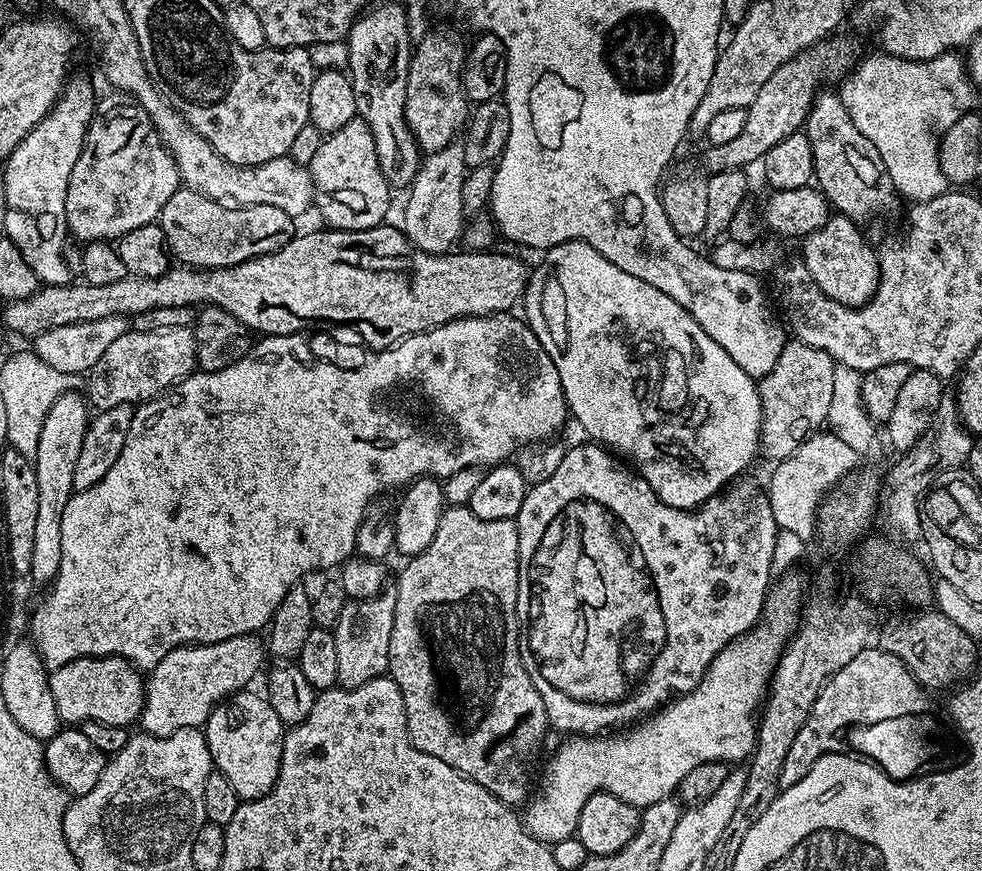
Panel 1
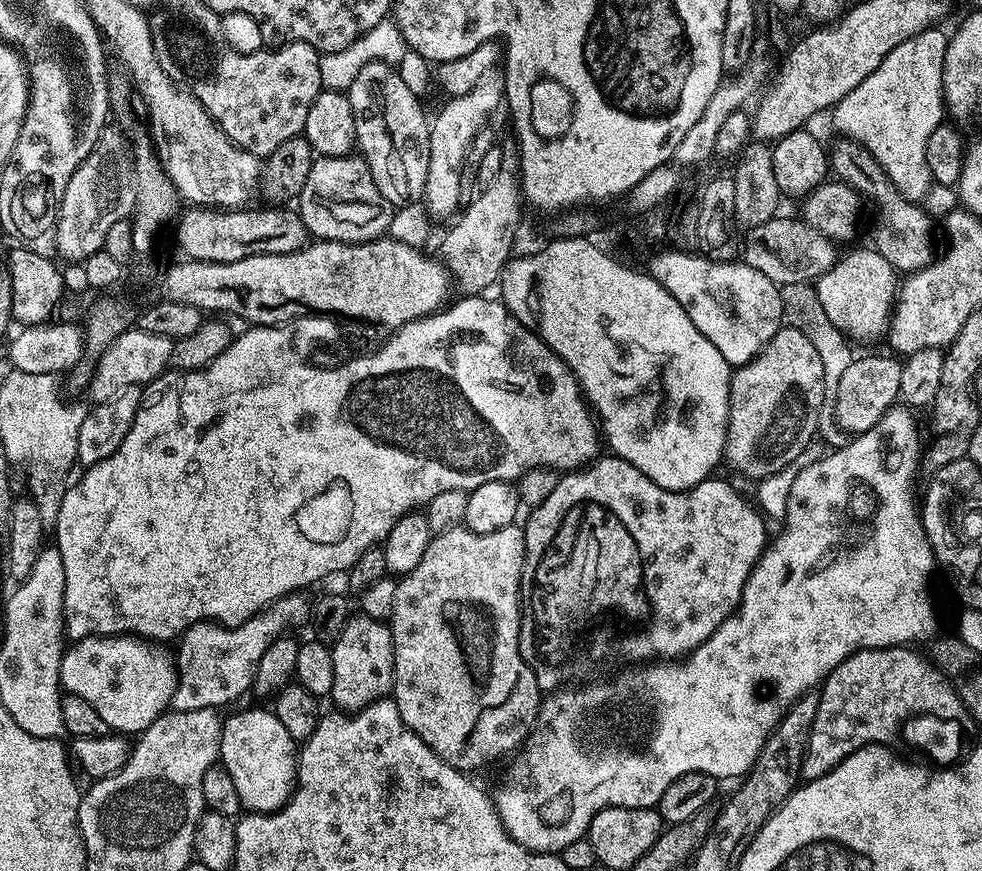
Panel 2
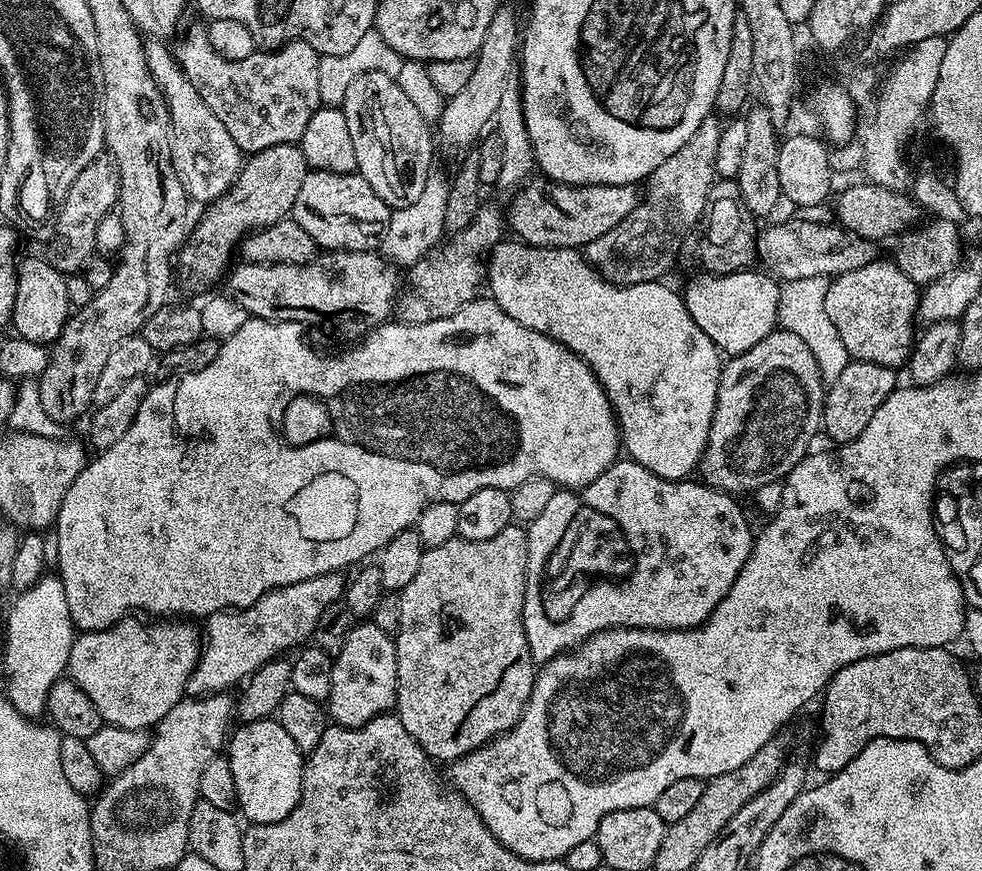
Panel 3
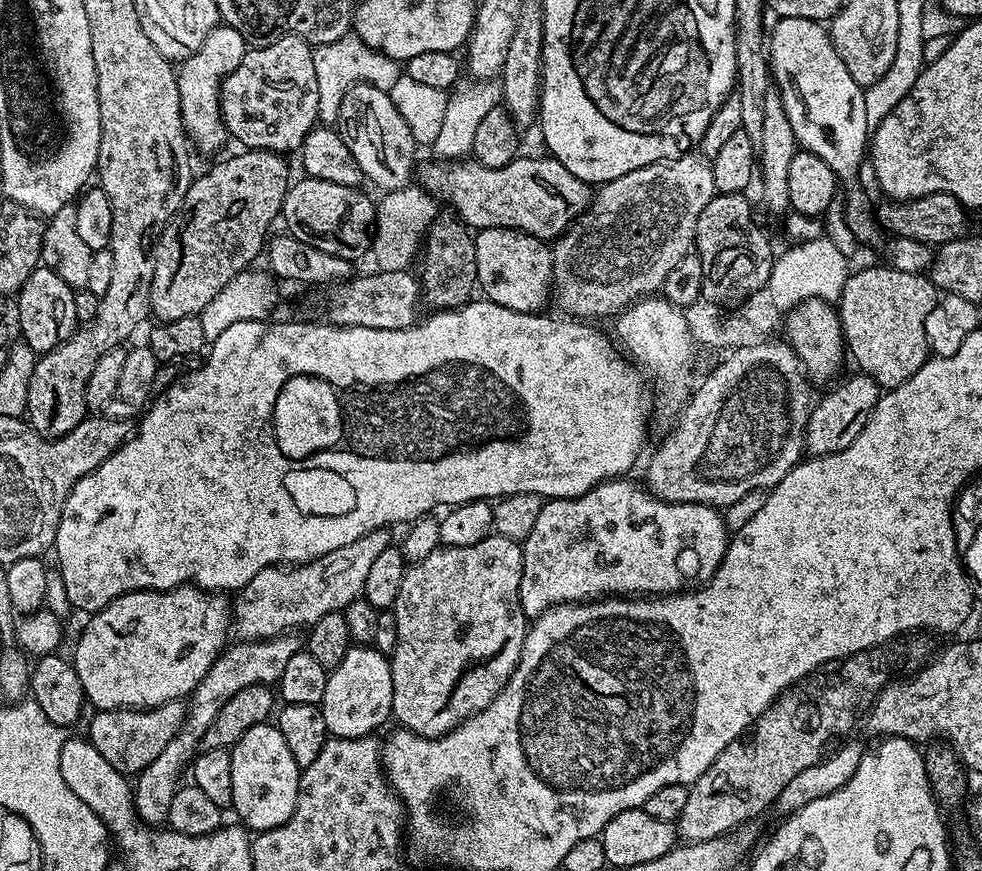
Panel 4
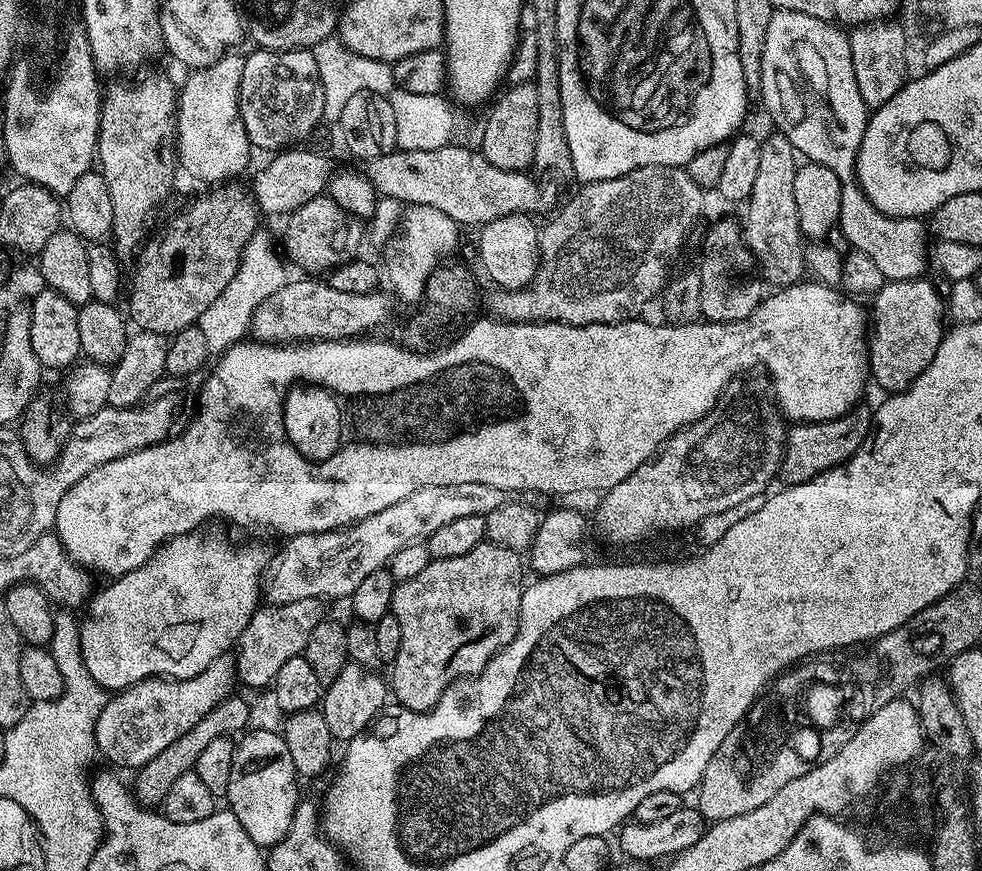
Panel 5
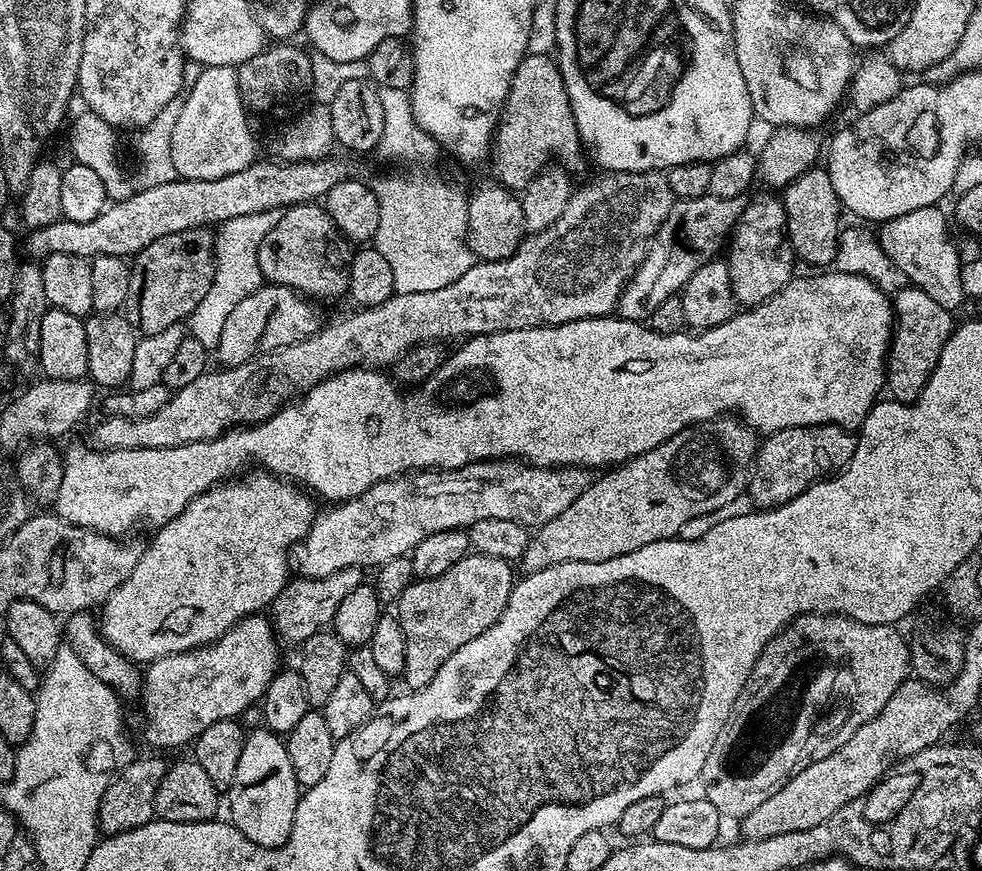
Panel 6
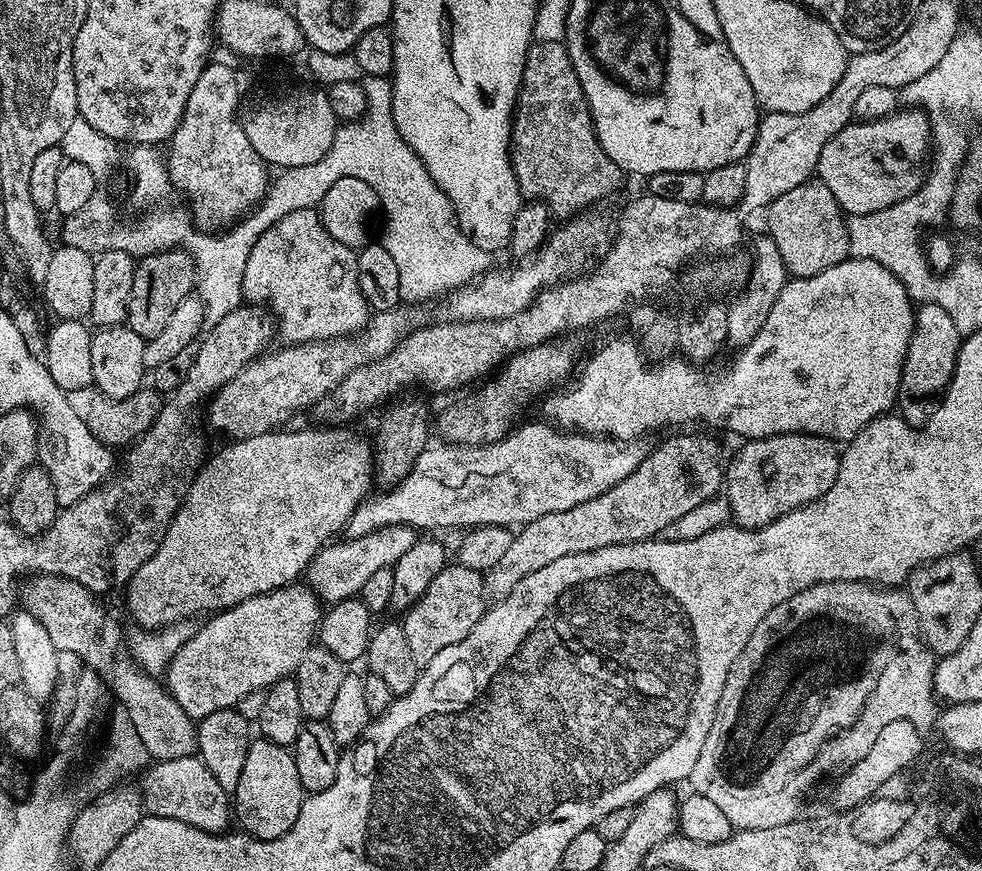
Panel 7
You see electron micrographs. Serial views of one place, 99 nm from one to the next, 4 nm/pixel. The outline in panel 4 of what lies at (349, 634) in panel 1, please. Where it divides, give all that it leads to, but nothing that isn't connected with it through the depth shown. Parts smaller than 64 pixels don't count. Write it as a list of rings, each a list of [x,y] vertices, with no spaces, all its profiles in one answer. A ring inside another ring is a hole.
[[[356,644],[346,650],[346,658],[338,662],[338,666],[328,673],[326,694],[322,694],[319,704],[322,718],[326,718],[329,737],[341,740],[342,738],[362,738],[371,736],[383,726],[392,716],[392,703],[394,702],[394,678],[392,677],[392,662],[385,653],[379,652],[375,646]]]

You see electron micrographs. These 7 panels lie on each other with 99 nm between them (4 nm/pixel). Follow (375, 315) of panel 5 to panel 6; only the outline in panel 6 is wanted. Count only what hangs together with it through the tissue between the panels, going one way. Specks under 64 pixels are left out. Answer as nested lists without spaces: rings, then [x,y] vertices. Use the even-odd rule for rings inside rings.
[[[261,284],[254,294],[242,298],[242,302],[238,302],[238,306],[234,306],[233,312],[226,318],[214,350],[215,359],[217,356],[223,367],[237,368],[247,360],[257,359],[261,353],[310,338],[322,327],[322,320],[316,317],[312,307],[314,304],[311,299],[301,296],[293,288],[287,288],[285,284]]]

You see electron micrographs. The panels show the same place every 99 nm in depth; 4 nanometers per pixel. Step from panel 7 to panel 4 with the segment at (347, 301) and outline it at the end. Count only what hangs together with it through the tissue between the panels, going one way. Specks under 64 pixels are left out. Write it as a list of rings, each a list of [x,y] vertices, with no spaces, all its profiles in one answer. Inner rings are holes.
[[[305,175],[304,180],[297,184],[293,183],[284,195],[284,207],[282,209],[282,220],[288,223],[287,231],[299,240],[318,242],[320,247],[333,252],[335,256],[345,255],[346,246],[364,246],[369,243],[367,231],[353,237],[350,235],[347,208],[354,207],[358,214],[371,213],[374,208],[374,200],[364,193],[360,188],[350,186],[338,186],[338,182],[326,182],[310,175]]]

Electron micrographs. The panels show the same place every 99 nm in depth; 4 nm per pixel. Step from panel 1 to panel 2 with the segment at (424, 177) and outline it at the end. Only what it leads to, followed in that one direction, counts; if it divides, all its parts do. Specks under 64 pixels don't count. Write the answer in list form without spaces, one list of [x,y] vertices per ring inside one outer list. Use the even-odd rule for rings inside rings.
[[[487,80],[470,90],[466,95],[451,97],[444,108],[433,117],[429,132],[430,163],[427,171],[426,186],[421,196],[421,203],[431,221],[449,221],[461,207],[464,195],[460,192],[460,172],[469,149],[470,142],[478,130],[487,125],[490,114],[503,103],[503,85]]]

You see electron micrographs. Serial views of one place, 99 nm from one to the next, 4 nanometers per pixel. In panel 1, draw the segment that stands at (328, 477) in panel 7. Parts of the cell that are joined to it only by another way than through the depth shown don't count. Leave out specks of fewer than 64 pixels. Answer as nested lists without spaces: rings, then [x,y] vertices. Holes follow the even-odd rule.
[[[83,656],[49,675],[50,694],[57,714],[68,726],[83,725],[86,720],[97,720],[115,728],[137,723],[144,705],[145,681],[141,673],[120,656]]]

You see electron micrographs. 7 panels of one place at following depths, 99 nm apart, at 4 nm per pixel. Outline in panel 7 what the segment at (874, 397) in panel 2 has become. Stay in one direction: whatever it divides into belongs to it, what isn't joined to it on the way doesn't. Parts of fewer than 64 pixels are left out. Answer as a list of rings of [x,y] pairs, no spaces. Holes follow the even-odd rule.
[[[783,432],[777,436],[763,436],[757,440],[744,440],[736,461],[726,468],[726,495],[729,498],[731,519],[741,528],[761,528],[826,494],[838,478],[841,449],[837,441],[824,436],[811,436],[805,432]]]

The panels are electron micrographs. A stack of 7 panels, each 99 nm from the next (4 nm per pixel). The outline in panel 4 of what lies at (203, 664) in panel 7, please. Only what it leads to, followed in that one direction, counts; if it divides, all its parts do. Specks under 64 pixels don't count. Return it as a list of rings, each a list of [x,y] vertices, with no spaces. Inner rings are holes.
[[[168,700],[155,706],[100,710],[95,715],[86,732],[87,739],[91,740],[98,754],[102,754],[102,758],[106,758],[106,762],[114,766],[114,770],[138,774],[143,768],[150,766],[150,762],[154,762],[154,758],[158,758],[158,754],[166,750],[170,738],[178,734],[184,724],[186,708],[180,700]]]

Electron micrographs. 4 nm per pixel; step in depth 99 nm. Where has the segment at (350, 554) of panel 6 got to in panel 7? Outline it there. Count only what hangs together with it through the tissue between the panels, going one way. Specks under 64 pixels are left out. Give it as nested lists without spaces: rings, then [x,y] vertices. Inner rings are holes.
[[[521,423],[515,430],[509,432],[508,435],[493,444],[449,446],[447,443],[440,442],[437,448],[435,446],[425,448],[422,454],[418,454],[418,458],[414,462],[414,470],[410,470],[410,474],[406,474],[406,478],[402,478],[402,482],[398,486],[376,494],[380,496],[375,496],[375,494],[369,495],[356,507],[354,514],[348,520],[347,535],[349,537],[365,536],[379,528],[389,528],[390,526],[398,526],[399,524],[404,524],[407,528],[417,530],[423,530],[423,528],[460,528],[459,530],[467,530],[469,528],[476,528],[480,524],[523,526],[534,522],[534,518],[542,518],[542,514],[558,514],[558,510],[570,510],[582,502],[590,502],[590,498],[598,498],[598,494],[606,494],[606,490],[618,486],[618,482],[622,482],[622,478],[634,474],[634,470],[638,470],[638,466],[644,461],[644,457],[650,451],[649,445],[644,445],[644,442],[641,442],[639,439],[614,440],[611,436],[589,436],[579,430],[561,430],[551,423],[543,423],[524,425]]]

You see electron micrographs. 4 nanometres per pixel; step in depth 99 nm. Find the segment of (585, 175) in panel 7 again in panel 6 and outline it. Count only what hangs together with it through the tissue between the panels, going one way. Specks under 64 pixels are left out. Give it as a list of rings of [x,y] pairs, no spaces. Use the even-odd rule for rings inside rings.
[[[525,55],[512,79],[512,88],[500,109],[500,120],[490,145],[490,165],[495,183],[520,194],[530,181],[555,158],[568,172],[576,174],[586,164],[578,126],[570,106],[560,65],[551,55]]]

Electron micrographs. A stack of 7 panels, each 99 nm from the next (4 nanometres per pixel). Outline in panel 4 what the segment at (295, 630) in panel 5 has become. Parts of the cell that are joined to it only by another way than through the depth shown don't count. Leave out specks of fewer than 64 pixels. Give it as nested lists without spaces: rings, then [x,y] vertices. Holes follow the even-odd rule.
[[[281,634],[234,644],[221,652],[220,657],[213,662],[210,670],[202,678],[196,691],[192,693],[190,697],[192,705],[190,703],[187,705],[184,724],[178,730],[178,734],[174,734],[166,750],[162,750],[162,754],[158,754],[158,758],[154,758],[154,762],[150,762],[150,766],[143,768],[135,777],[136,810],[139,819],[149,826],[160,826],[167,821],[170,802],[174,802],[176,789],[182,784],[180,771],[183,768],[185,771],[190,761],[197,755],[210,722],[214,722],[218,710],[222,710],[222,706],[230,702],[230,698],[238,694],[238,690],[246,690],[246,686],[275,685],[282,678],[282,670],[286,670],[290,658],[294,658],[294,654],[302,648],[301,637],[299,640],[296,634]]]

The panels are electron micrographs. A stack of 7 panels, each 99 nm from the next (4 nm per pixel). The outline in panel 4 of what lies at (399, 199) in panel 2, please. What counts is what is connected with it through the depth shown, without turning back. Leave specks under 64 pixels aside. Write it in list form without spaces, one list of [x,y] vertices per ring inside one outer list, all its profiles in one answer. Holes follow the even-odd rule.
[[[355,84],[346,98],[342,98],[338,131],[342,142],[346,142],[346,150],[354,154],[354,162],[358,162],[369,181],[373,180],[381,190],[401,187],[399,170],[384,168],[384,156],[400,160],[404,152],[408,156],[414,155],[418,151],[418,145],[414,134],[410,134],[410,126],[406,126],[402,114],[398,114],[398,106],[394,106],[387,92],[369,84]]]

